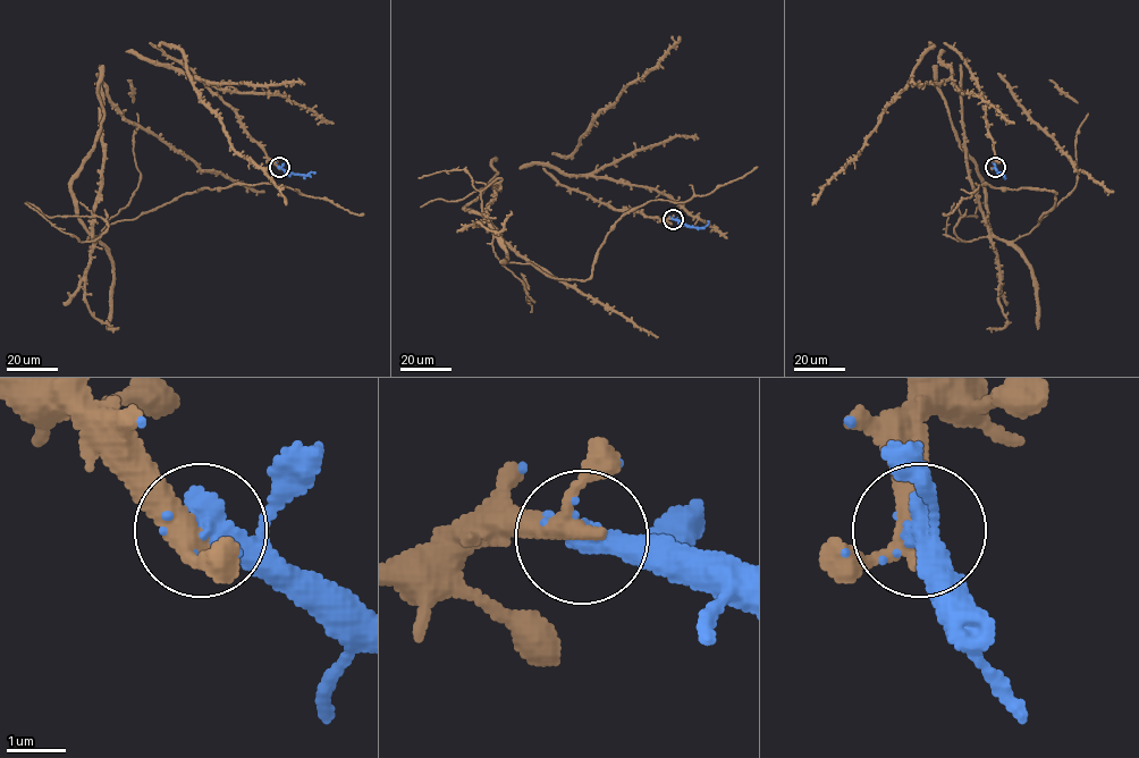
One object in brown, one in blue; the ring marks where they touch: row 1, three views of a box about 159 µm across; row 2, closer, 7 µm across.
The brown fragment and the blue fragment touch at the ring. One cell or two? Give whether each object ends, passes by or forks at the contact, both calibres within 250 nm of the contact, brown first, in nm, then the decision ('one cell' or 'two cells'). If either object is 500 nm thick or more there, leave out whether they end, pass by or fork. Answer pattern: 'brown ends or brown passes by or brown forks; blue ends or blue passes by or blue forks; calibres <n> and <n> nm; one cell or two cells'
brown passes by; blue passes by; calibres 360 and 340 nm; one cell

